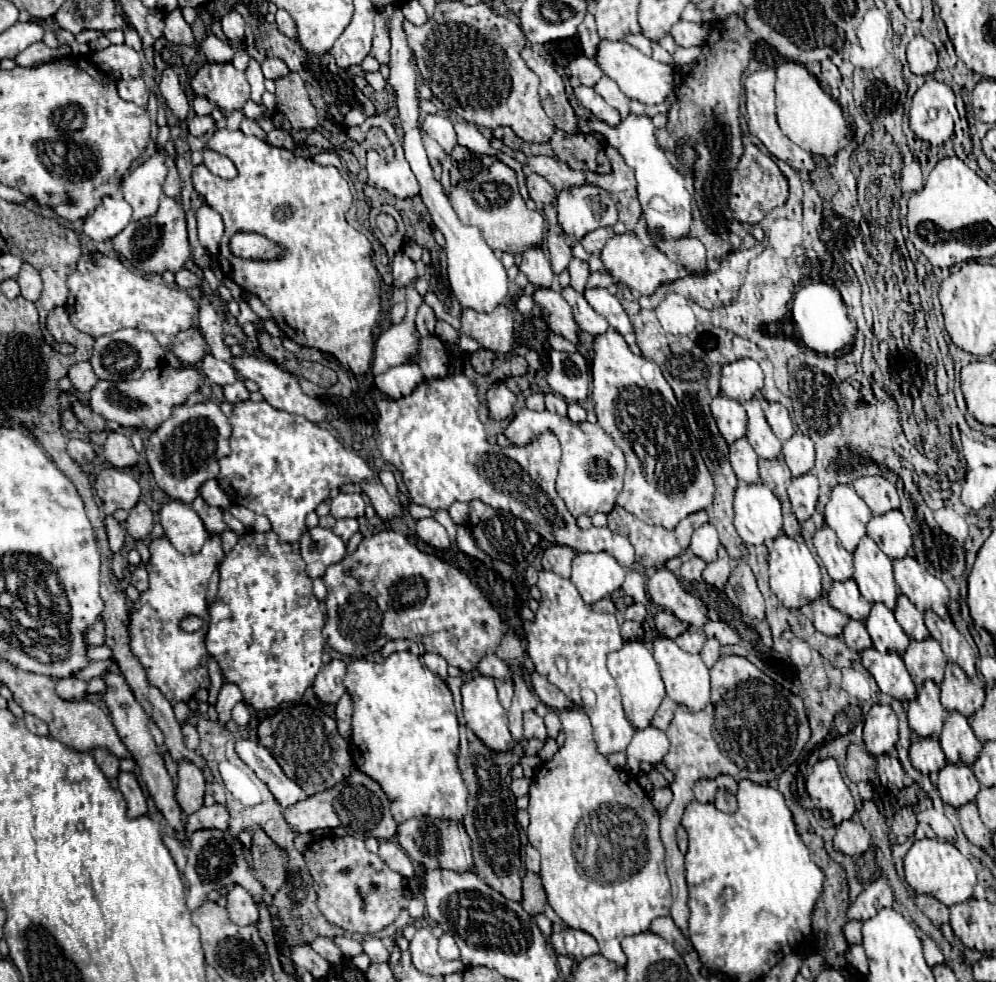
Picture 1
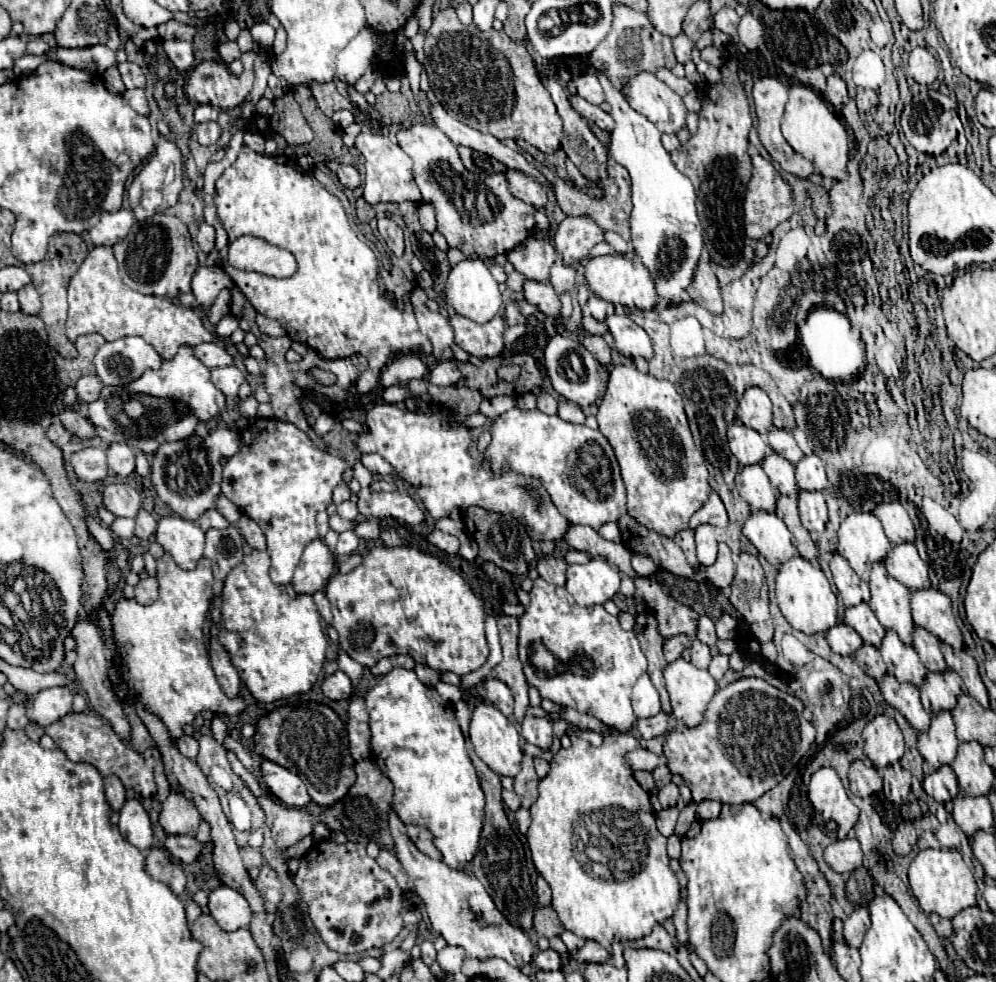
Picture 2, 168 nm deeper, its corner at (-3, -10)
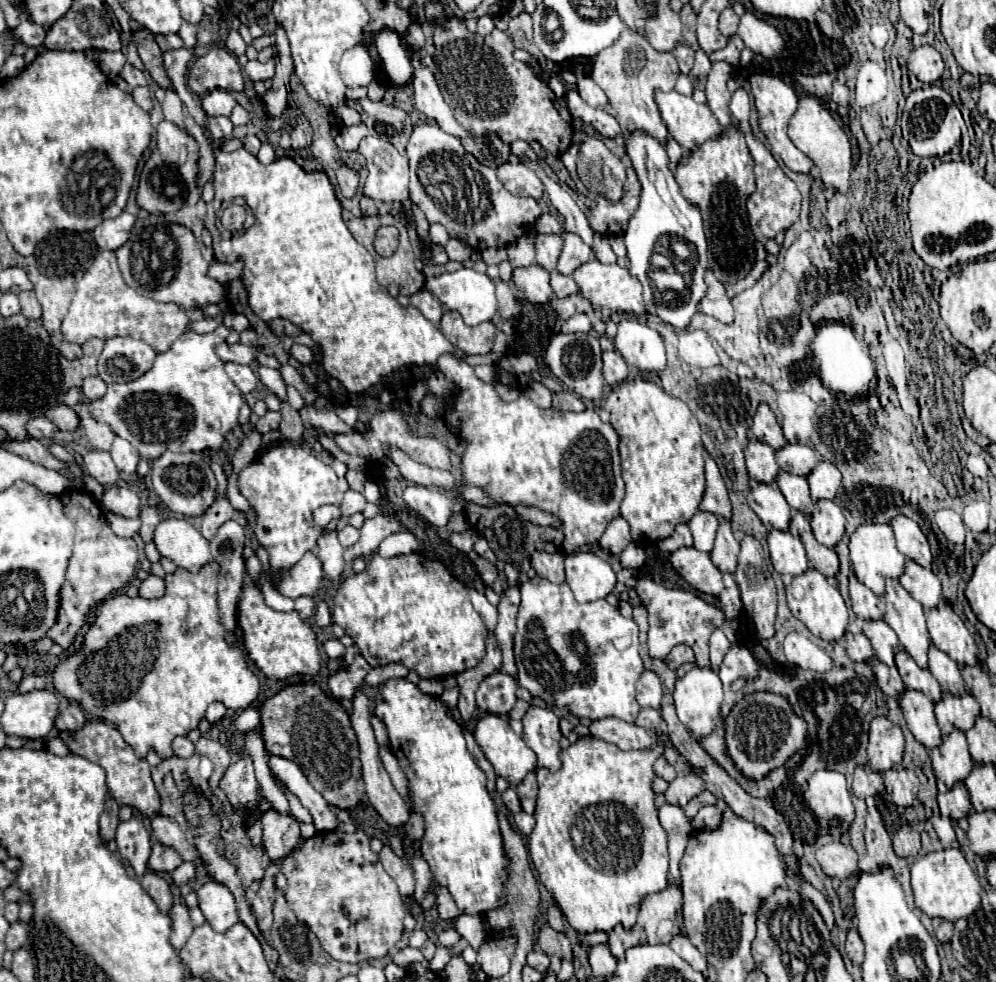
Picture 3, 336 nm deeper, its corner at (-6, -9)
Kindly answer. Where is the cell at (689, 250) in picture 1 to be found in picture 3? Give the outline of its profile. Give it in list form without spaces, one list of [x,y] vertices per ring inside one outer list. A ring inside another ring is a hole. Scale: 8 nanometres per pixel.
[[[712,269],[706,271],[704,281],[708,285],[708,291],[706,291],[704,299],[700,301],[700,311],[706,313],[706,315],[716,317],[722,323],[732,323],[734,321],[734,309],[732,309],[732,303],[730,303],[728,295],[726,295],[724,285],[714,277]]]

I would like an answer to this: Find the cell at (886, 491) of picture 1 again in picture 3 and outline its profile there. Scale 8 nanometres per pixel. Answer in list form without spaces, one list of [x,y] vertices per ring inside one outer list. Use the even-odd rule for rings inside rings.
[[[896,515],[890,523],[890,527],[894,529],[894,537],[896,537],[896,547],[898,551],[908,557],[914,559],[916,563],[930,567],[932,555],[930,555],[930,547],[926,541],[926,535],[920,531],[918,523],[912,521],[906,515]]]

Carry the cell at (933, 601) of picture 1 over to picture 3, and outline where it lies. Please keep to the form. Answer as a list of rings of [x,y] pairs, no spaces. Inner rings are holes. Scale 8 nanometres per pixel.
[[[940,601],[934,609],[926,609],[926,623],[932,643],[948,653],[956,663],[976,663],[976,643],[964,621],[952,611],[948,601]]]

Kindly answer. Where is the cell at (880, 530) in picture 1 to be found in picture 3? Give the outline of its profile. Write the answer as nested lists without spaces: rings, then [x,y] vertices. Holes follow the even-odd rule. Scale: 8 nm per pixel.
[[[912,559],[906,561],[904,573],[900,575],[898,581],[926,609],[936,607],[936,603],[940,603],[940,599],[942,599],[942,589],[940,589],[938,577],[930,569],[922,567],[920,563],[916,563]]]

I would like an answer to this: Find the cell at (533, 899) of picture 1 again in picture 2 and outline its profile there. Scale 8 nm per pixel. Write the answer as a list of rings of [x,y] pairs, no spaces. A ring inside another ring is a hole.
[[[537,908],[535,910],[535,918],[533,918],[533,926],[537,936],[545,936],[545,938],[553,938],[553,936],[561,936],[563,934],[563,926],[557,918],[557,912],[553,908]]]

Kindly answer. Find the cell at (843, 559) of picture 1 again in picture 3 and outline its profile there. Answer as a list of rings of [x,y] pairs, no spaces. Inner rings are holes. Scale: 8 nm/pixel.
[[[850,575],[850,601],[852,601],[852,611],[860,619],[882,619],[884,615],[884,603],[882,599],[864,587],[856,575]]]

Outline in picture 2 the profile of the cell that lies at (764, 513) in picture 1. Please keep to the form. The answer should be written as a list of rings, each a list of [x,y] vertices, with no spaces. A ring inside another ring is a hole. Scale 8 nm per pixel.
[[[751,510],[751,516],[743,526],[743,534],[775,568],[797,556],[797,548],[793,548],[791,542],[791,532],[777,514]]]

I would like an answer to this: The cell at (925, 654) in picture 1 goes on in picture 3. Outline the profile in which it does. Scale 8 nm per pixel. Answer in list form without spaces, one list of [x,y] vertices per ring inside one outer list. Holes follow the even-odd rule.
[[[944,691],[942,699],[934,707],[934,713],[942,735],[948,735],[948,731],[952,731],[954,727],[960,731],[968,731],[968,727],[972,727],[972,719],[980,715],[980,705],[976,703],[972,693],[960,697]]]

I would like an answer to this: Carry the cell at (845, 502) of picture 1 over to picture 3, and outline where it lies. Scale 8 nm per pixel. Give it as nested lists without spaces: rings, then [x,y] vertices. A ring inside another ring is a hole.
[[[866,523],[860,525],[852,535],[850,535],[850,563],[852,569],[856,573],[856,577],[870,587],[876,595],[884,593],[884,579],[892,577],[898,579],[900,571],[904,571],[904,563],[906,557],[896,549],[894,543],[894,535],[892,535],[892,527],[890,525],[874,525],[874,523]]]

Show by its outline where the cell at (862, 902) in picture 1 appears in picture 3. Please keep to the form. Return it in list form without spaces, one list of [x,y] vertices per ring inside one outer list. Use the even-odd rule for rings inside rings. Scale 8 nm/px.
[[[856,929],[848,931],[846,953],[848,953],[848,957],[852,959],[854,965],[862,965],[862,961],[864,961],[864,943],[862,943],[862,939],[860,939],[860,935],[858,935]]]

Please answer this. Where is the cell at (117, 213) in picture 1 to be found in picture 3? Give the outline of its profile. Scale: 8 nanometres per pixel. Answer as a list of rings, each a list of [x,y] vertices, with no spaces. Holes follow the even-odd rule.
[[[122,211],[120,217],[116,219],[104,219],[94,231],[94,241],[100,249],[118,249],[122,247],[126,241],[128,241],[128,235],[130,235],[130,229],[134,225],[136,217],[128,211]]]

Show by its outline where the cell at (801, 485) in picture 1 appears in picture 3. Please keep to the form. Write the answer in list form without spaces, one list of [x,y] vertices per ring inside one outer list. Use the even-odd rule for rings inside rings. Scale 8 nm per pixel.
[[[820,499],[816,503],[816,513],[812,513],[808,519],[814,537],[826,547],[836,547],[836,543],[844,535],[844,525],[846,525],[840,507],[836,507],[834,501]]]

